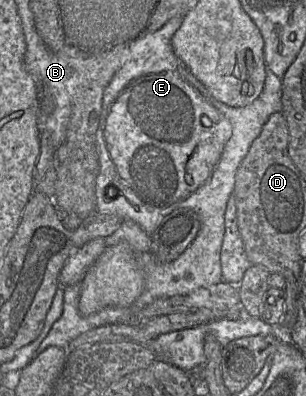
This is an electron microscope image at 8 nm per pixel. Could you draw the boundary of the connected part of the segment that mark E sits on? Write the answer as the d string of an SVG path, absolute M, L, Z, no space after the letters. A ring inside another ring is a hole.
M176 16L171 18L162 28L155 32L144 32L139 35L136 39L128 42L130 53L134 53L132 58L127 61L115 74L108 86L104 91L103 102L102 102L102 112L100 116L99 127L96 133L97 147L99 153L99 163L100 171L97 177L96 183L96 197L97 197L97 211L105 215L115 215L124 220L132 220L136 222L142 230L152 237L154 231L162 222L162 220L169 215L171 212L178 208L188 208L195 211L200 219L201 227L200 230L190 244L190 246L174 261L170 263L160 263L157 261L155 256L151 252L137 253L137 261L139 267L143 273L145 285L142 294L137 298L134 304L130 307L120 308L120 307L107 307L89 316L82 316L79 311L79 300L81 294L81 283L76 283L64 288L64 301L63 301L63 312L58 320L52 325L48 335L41 342L39 347L35 352L35 356L50 346L57 346L62 349L68 350L68 347L72 340L78 337L80 334L87 332L91 329L98 327L110 325L110 324L120 324L129 322L130 319L142 310L145 306L151 304L156 299L162 297L171 297L177 295L186 295L198 288L207 288L215 285L222 281L222 269L221 269L221 250L224 240L225 233L225 211L229 197L234 192L235 178L237 170L246 157L252 142L260 135L264 124L267 122L269 117L279 111L283 111L282 104L282 79L277 77L268 67L266 73L265 84L262 93L259 97L252 103L245 107L232 107L228 106L222 102L216 100L207 90L207 88L191 73L189 68L185 63L176 55L172 47L172 37L179 29L183 22L183 16ZM111 184L112 189L107 196L107 185Z

